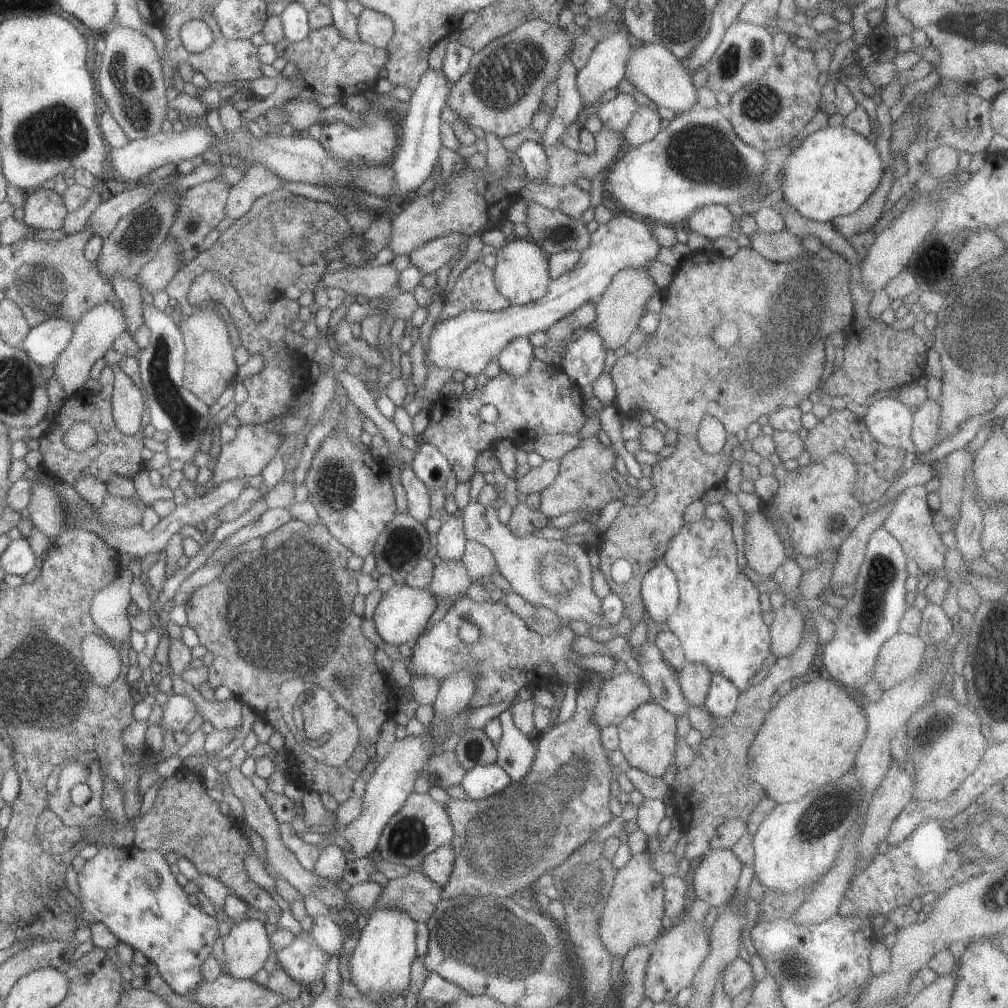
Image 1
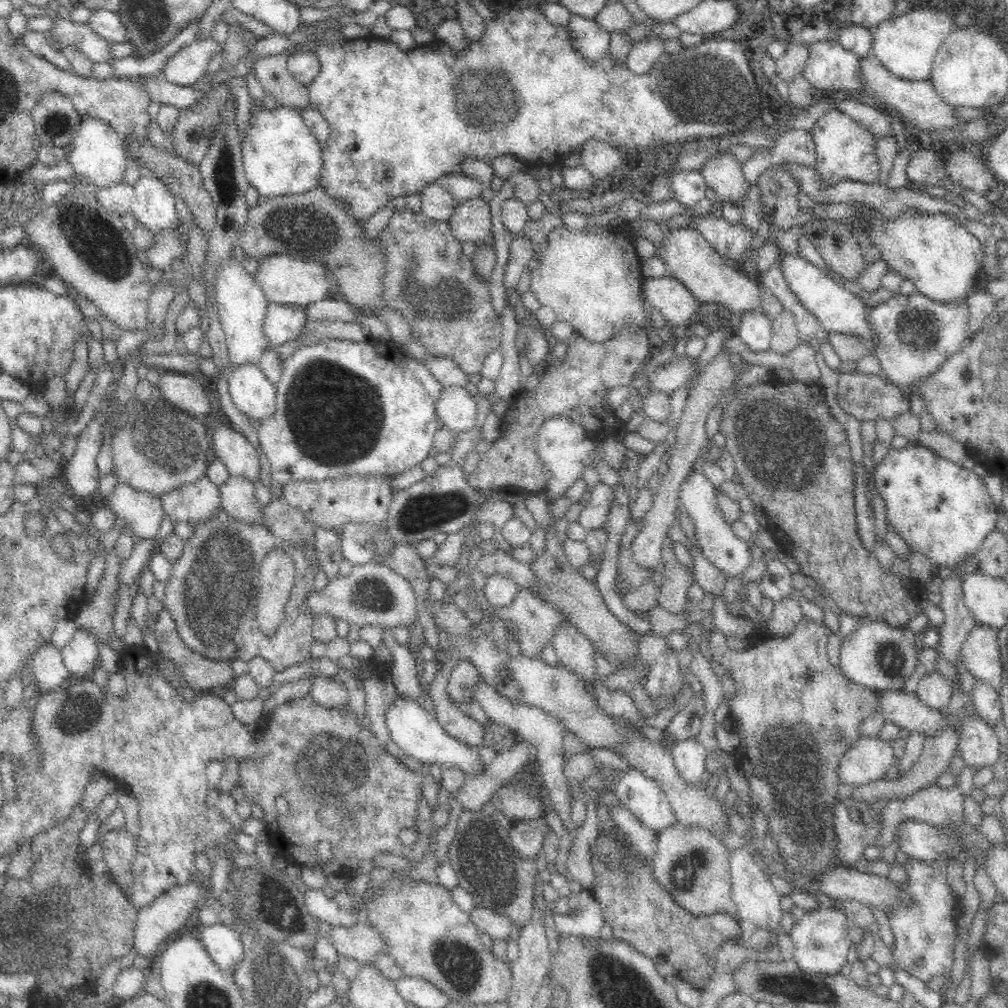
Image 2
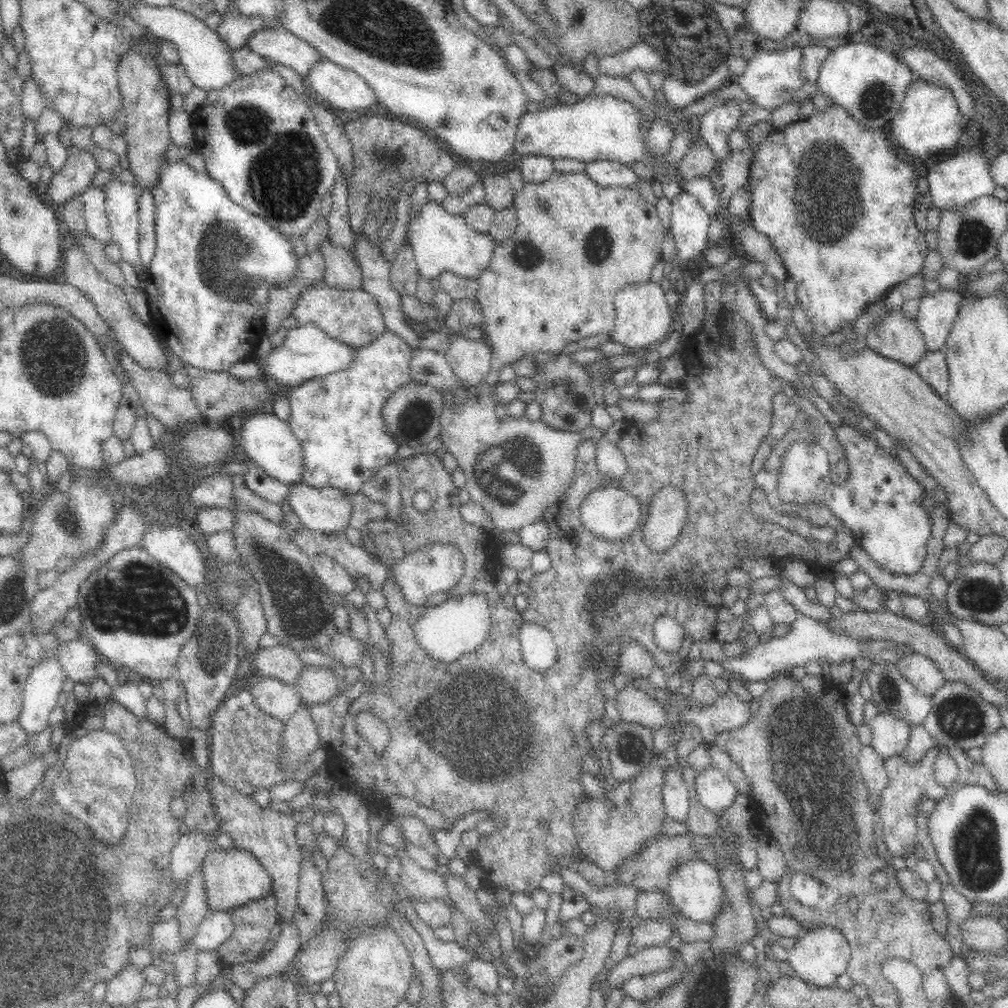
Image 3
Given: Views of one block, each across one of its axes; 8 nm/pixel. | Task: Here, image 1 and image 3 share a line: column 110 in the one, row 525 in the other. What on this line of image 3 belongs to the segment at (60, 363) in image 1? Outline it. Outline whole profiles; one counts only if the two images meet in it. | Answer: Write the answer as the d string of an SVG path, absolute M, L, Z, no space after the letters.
M301 481L288 486L288 496L292 511L306 529L330 535L349 526L353 507L339 489L313 488Z

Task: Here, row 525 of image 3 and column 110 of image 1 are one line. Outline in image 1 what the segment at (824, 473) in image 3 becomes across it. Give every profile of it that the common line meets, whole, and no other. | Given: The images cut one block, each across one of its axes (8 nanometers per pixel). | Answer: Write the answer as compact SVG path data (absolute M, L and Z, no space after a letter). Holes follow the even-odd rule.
M112 845L97 846L97 854L91 860L85 861L83 867L77 872L79 885L79 910L70 908L69 916L65 912L54 916L59 921L69 920L72 915L75 919L93 923L102 923L119 942L127 944L133 950L144 954L149 963L157 967L157 974L167 983L167 986L176 995L189 995L193 993L202 982L200 974L201 964L212 955L212 947L217 940L217 920L209 916L198 906L189 904L187 895L171 875L169 864L165 862L163 854L155 850L137 849L136 847L117 848ZM154 871L158 875L157 888L148 888L144 884L147 872Z

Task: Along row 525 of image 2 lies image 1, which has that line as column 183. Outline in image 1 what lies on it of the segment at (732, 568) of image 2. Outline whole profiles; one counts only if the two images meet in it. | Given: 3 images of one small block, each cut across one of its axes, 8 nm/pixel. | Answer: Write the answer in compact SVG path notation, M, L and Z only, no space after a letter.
M173 693L168 696L167 702L162 705L162 710L163 716L161 716L158 726L161 728L161 732L165 728L172 734L183 731L186 724L198 714L191 700L182 693Z

